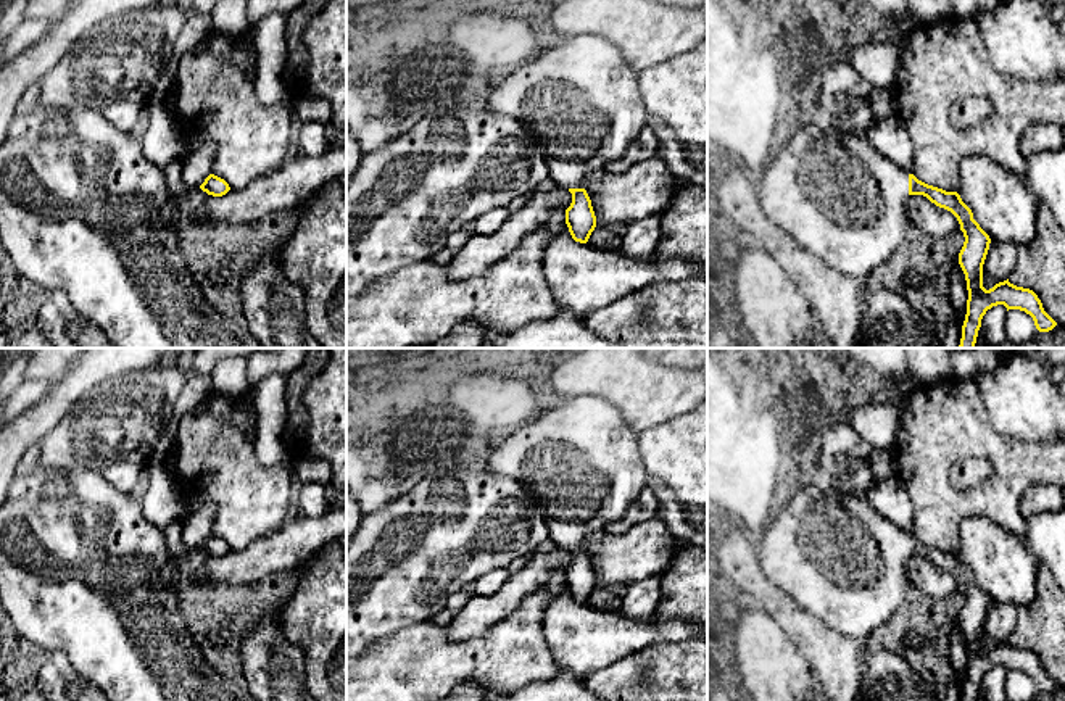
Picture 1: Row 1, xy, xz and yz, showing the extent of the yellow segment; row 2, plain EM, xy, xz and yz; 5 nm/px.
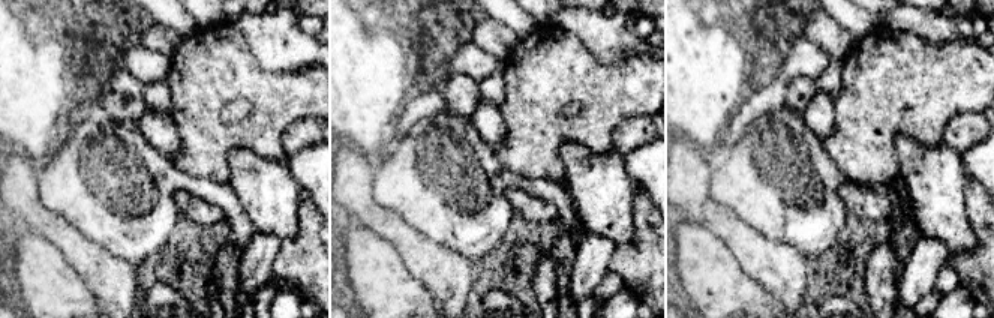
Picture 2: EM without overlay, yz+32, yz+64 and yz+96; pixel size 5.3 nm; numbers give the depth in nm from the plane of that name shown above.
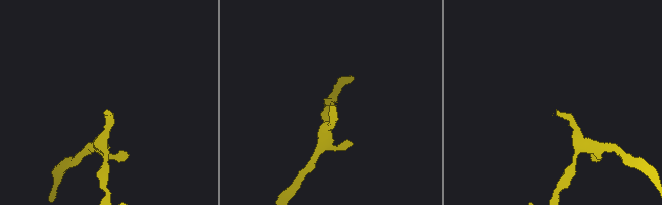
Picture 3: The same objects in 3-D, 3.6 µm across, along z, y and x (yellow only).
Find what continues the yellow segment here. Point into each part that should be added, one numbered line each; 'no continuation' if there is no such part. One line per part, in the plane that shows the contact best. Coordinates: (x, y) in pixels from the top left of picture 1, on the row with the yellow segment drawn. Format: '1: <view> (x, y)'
1: yz (841, 200)

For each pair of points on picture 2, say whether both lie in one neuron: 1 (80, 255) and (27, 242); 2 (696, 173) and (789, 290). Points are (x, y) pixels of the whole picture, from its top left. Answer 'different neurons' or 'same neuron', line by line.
1: different neurons
2: same neuron

